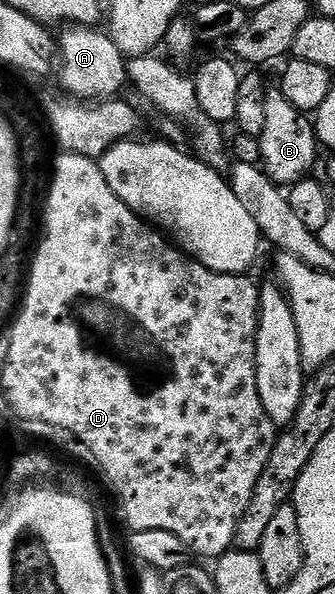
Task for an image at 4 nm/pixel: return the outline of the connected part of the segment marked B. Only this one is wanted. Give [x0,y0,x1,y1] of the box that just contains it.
[259,87,318,187]

